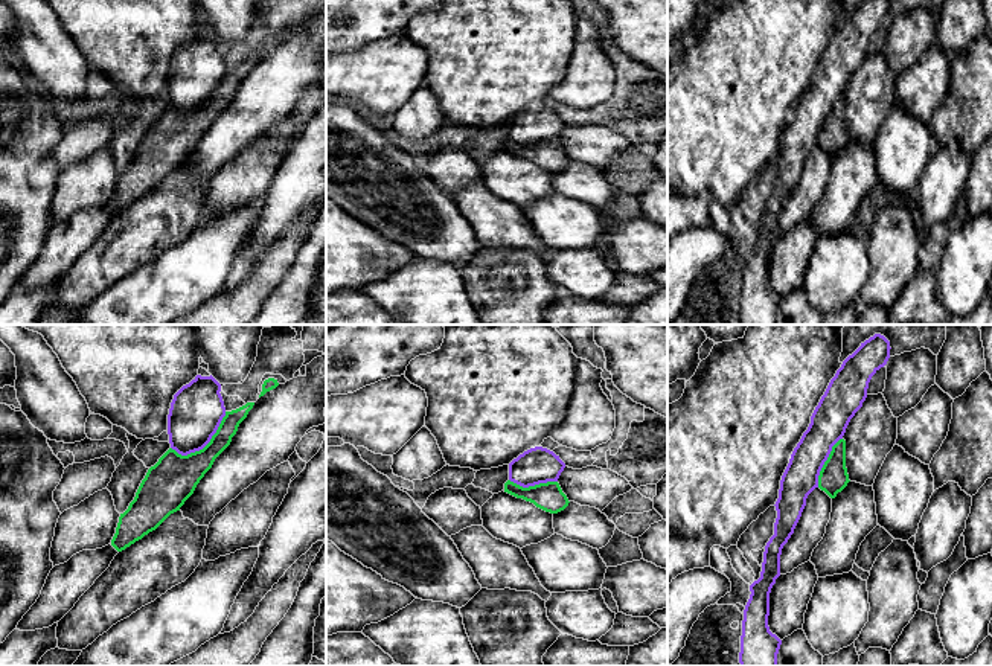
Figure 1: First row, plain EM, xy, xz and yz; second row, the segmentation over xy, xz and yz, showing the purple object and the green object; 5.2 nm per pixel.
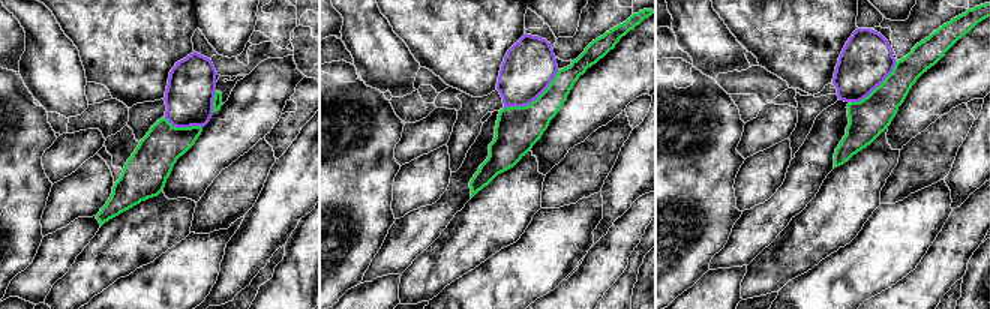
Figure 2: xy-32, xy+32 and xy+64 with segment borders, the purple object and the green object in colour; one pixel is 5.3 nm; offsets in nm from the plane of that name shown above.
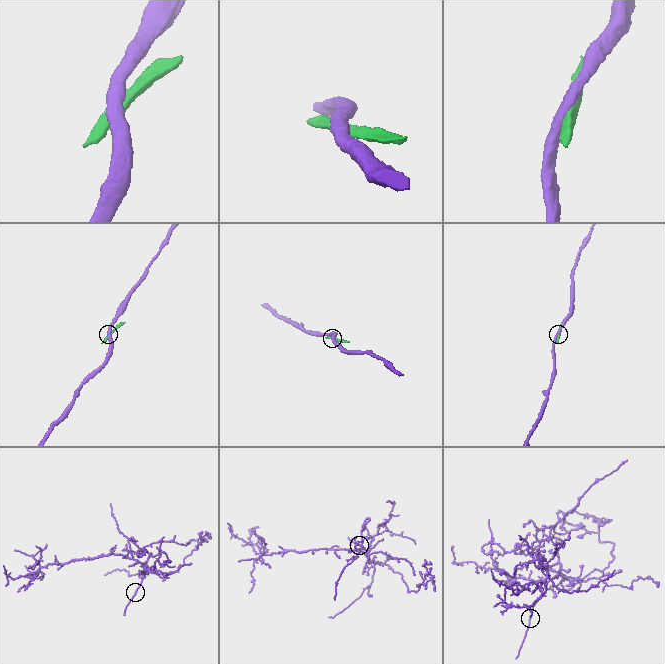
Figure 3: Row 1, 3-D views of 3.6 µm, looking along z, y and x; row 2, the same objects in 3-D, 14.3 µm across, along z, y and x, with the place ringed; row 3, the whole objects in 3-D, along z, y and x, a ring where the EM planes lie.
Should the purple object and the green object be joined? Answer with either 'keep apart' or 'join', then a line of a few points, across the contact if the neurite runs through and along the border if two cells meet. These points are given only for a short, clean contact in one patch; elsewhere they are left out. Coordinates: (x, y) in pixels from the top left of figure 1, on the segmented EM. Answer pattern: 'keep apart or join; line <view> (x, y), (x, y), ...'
keep apart

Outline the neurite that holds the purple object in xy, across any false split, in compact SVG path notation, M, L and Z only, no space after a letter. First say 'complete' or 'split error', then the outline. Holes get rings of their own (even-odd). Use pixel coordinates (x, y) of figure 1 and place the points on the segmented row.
complete; M197 375L171 402L168 434L171 448L181 456L203 450L216 433L226 407L221 384L210 375Z

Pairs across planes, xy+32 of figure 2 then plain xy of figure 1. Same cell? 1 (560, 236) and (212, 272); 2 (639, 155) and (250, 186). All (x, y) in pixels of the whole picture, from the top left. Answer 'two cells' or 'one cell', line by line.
1: one cell
2: two cells

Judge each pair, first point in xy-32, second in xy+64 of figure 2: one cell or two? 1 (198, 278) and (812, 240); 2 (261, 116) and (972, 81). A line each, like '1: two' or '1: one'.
1: two
2: one

